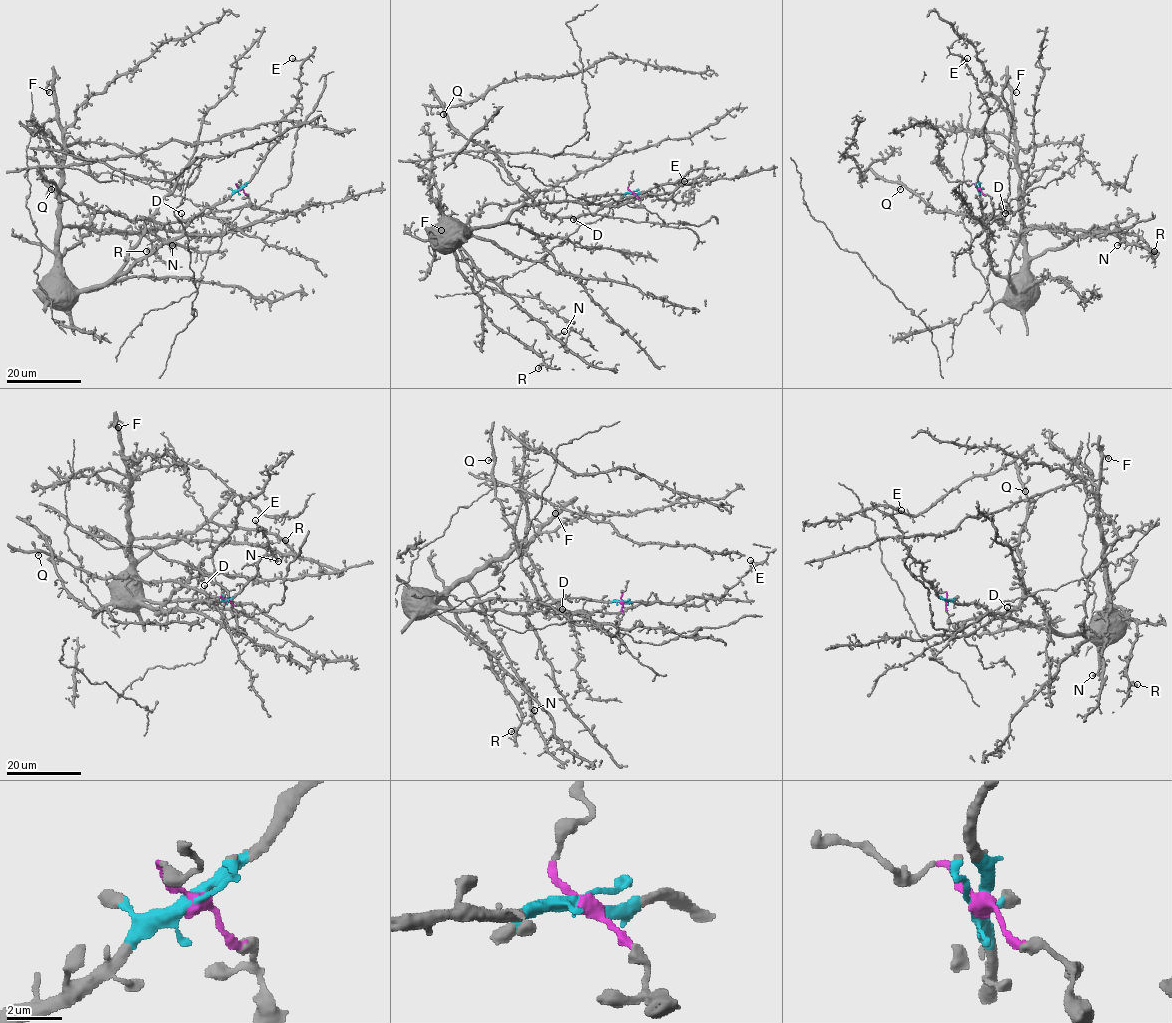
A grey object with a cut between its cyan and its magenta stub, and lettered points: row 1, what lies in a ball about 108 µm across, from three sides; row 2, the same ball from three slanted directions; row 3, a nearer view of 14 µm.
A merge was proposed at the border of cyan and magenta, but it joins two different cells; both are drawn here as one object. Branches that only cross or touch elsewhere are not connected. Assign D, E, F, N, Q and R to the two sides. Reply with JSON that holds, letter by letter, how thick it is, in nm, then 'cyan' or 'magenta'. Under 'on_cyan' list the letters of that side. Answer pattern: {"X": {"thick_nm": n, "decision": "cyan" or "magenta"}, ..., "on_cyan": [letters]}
{"D": {"thick_nm": 280, "decision": "magenta"}, "E": {"thick_nm": 360, "decision": "cyan"}, "F": {"thick_nm": 400, "decision": "cyan"}, "N": {"thick_nm": 380, "decision": "cyan"}, "Q": {"thick_nm": 200, "decision": "magenta"}, "R": {"thick_nm": 400, "decision": "cyan"}, "on_cyan": ["E", "F", "N", "R"]}

